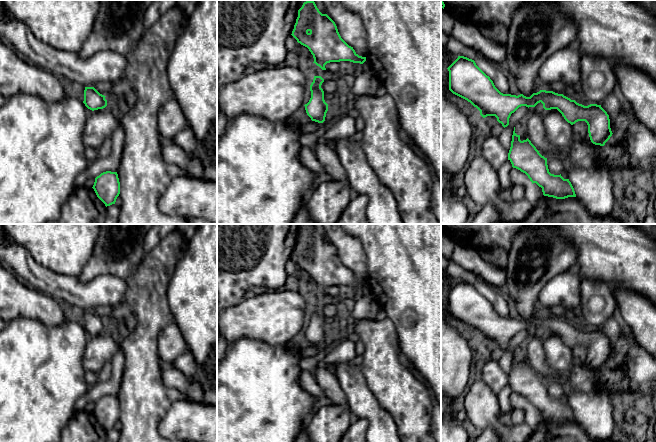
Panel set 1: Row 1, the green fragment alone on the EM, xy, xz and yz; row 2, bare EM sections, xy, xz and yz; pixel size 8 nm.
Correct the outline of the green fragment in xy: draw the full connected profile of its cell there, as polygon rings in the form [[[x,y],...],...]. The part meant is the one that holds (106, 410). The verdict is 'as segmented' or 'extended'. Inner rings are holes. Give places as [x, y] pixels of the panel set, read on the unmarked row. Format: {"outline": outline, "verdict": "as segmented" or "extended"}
{"outline": [[[106,395],[101,397],[95,402],[92,412],[106,431],[115,428],[120,418],[120,406],[117,396]]], "verdict": "as segmented"}

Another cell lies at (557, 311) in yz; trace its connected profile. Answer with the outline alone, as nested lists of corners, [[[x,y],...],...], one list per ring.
[[[554,306],[554,307],[543,310],[544,314],[553,315],[553,316],[558,317],[558,318],[562,318],[565,311],[566,310],[560,306]]]

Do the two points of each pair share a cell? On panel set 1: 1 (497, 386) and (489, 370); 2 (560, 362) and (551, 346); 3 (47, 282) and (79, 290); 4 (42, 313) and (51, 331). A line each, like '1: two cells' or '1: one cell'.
1: one cell
2: one cell
3: one cell
4: two cells

